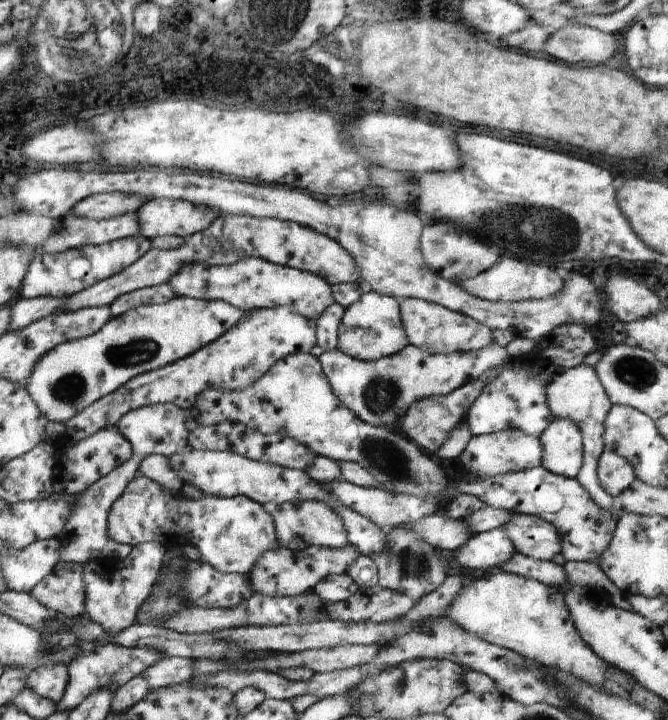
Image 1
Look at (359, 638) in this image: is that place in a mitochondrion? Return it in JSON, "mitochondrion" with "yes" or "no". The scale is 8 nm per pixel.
{"mitochondrion":"no"}

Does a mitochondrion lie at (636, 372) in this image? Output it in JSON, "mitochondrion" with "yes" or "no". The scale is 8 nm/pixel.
{"mitochondrion":"yes"}

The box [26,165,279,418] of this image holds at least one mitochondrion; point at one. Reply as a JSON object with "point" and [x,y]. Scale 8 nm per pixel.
{"point":[139,350]}

